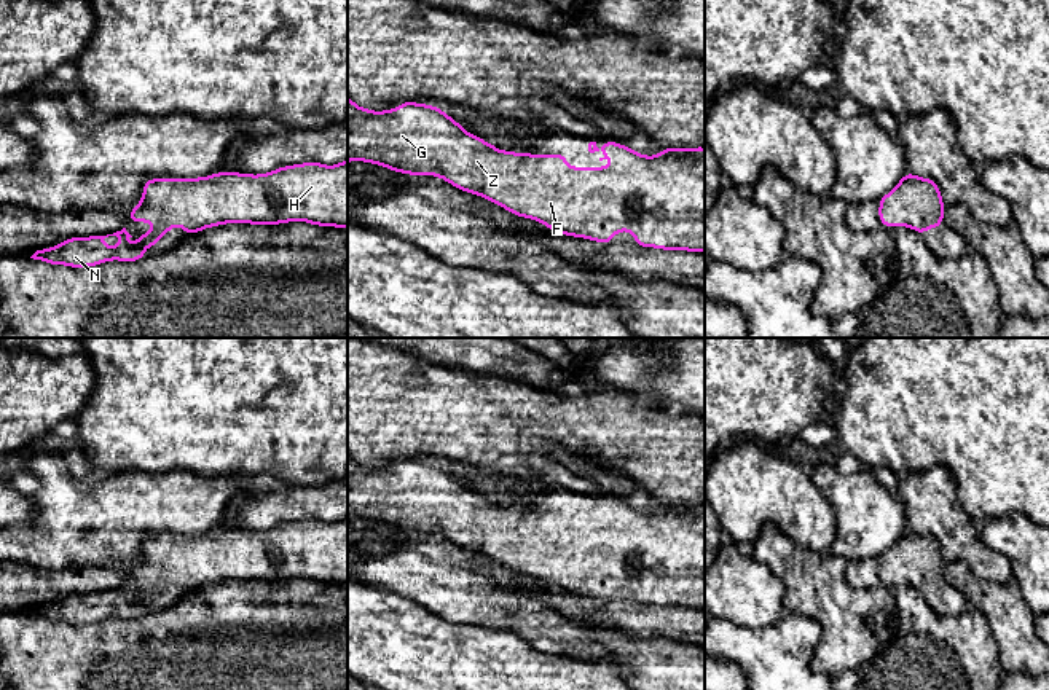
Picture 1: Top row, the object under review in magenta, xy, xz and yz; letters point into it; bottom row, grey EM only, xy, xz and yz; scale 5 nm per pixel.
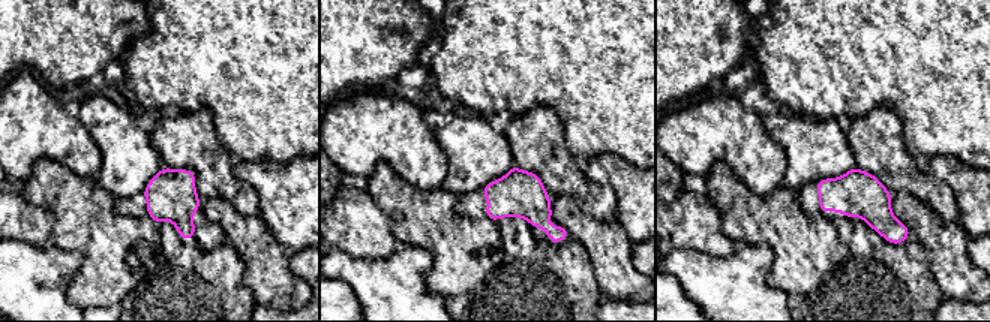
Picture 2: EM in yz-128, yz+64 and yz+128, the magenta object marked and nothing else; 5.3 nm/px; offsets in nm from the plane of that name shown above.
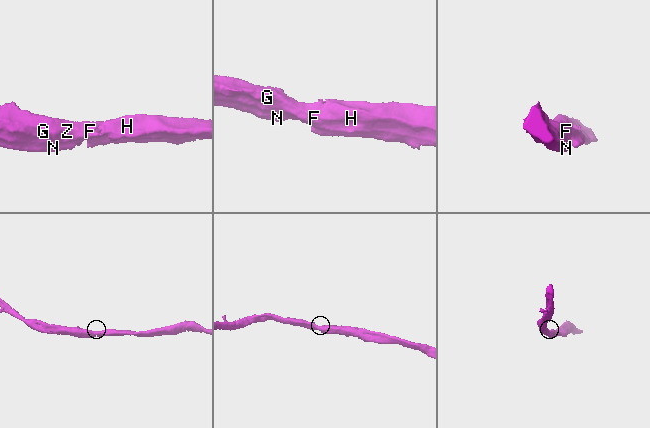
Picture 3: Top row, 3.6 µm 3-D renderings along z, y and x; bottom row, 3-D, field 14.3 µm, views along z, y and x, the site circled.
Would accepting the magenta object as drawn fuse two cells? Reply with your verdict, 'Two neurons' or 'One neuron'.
One neuron

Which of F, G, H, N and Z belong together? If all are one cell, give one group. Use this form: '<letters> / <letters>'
F G H N Z

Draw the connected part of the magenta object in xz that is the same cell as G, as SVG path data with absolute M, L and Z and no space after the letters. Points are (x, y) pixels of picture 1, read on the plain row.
M348 453L348 519L349 518L365 518L373 519L383 524L389 524L391 527L410 531L410 532L435 532L442 534L453 543L486 555L491 559L507 566L509 569L515 570L517 574L524 574L531 577L537 577L547 585L561 590L564 593L576 593L583 596L598 598L603 601L612 601L612 591L622 590L625 586L635 591L635 601L641 604L654 604L662 607L689 607L689 609L705 609L705 505L663 505L660 512L655 513L642 513L638 508L633 508L627 502L619 502L617 499L603 499L604 515L603 516L614 516L615 519L609 524L596 524L595 527L588 524L566 524L564 519L571 516L568 512L526 512L526 510L513 510L513 508L502 508L497 507L494 502L481 497L477 492L472 492L464 488L464 484L456 480L451 473L442 468L438 464L416 461L416 459L403 459L399 461L394 467L384 468L371 468L368 465L357 464L352 456Z

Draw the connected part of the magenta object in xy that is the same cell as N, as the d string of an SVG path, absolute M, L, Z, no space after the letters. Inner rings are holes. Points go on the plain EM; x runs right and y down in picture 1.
M348 516L343 518L343 519L340 519L340 521L336 521L336 523L324 523L324 521L320 521L320 519L314 519L314 518L311 518L311 519L303 519L303 521L295 521L295 523L284 523L284 524L279 524L279 526L269 529L269 531L260 531L260 532L238 531L238 529L225 527L225 529L218 529L218 531L212 531L212 532L209 532L209 534L199 534L199 535L150 535L150 537L145 537L145 542L143 542L143 551L142 551L142 558L140 558L140 561L136 563L134 566L131 566L129 570L131 570L129 580L137 580L137 578L153 578L153 580L155 580L155 583L151 585L151 588L150 588L150 590L143 590L140 594L137 594L137 599L132 601L132 602L129 602L129 601L124 599L126 596L129 596L129 594L132 594L132 593L126 588L126 585L123 585L121 588L116 588L116 590L113 590L113 591L107 591L107 593L70 594L70 596L61 599L59 602L56 602L56 604L53 604L53 606L40 606L40 607L37 607L30 615L33 615L33 617L41 617L41 618L45 618L45 620L51 620L51 621L65 621L65 623L70 623L70 625L88 625L88 623L96 623L96 621L100 621L100 620L105 620L105 618L110 618L110 617L137 618L137 617L140 617L140 615L145 614L145 606L147 606L148 602L151 602L153 606L156 606L156 604L158 604L158 599L159 599L159 594L164 593L169 586L175 585L180 578L183 580L183 590L185 590L185 593L188 593L188 591L194 591L194 590L198 590L198 588L201 588L201 586L206 586L206 585L210 585L210 583L218 583L218 582L223 582L223 580L279 582L279 580L290 580L290 578L293 578L293 577L301 577L301 578L312 580L312 582L317 582L317 583L348 585ZM108 593L116 593L116 594L121 598L121 601L120 601L118 604L112 604L112 606L110 606L110 604L105 604L105 602L104 602L104 596L108 594Z

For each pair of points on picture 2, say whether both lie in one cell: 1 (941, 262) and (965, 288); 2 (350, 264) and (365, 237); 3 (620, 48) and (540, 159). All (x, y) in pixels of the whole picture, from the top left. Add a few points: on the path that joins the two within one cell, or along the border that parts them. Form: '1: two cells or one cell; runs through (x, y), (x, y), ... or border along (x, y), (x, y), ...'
1: one cell; runs through (947, 268), (960, 282)
2: two cells; border along (335, 247), (354, 256), (389, 256)
3: two cells; border along (533, 107), (555, 111), (575, 159)

